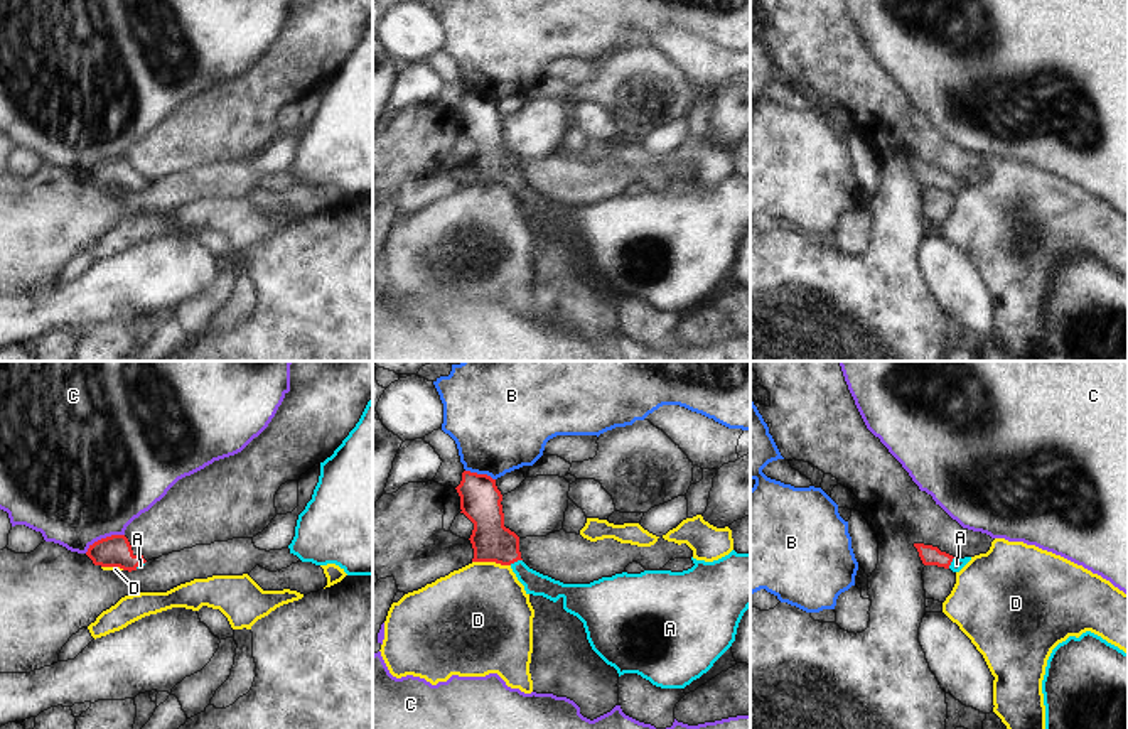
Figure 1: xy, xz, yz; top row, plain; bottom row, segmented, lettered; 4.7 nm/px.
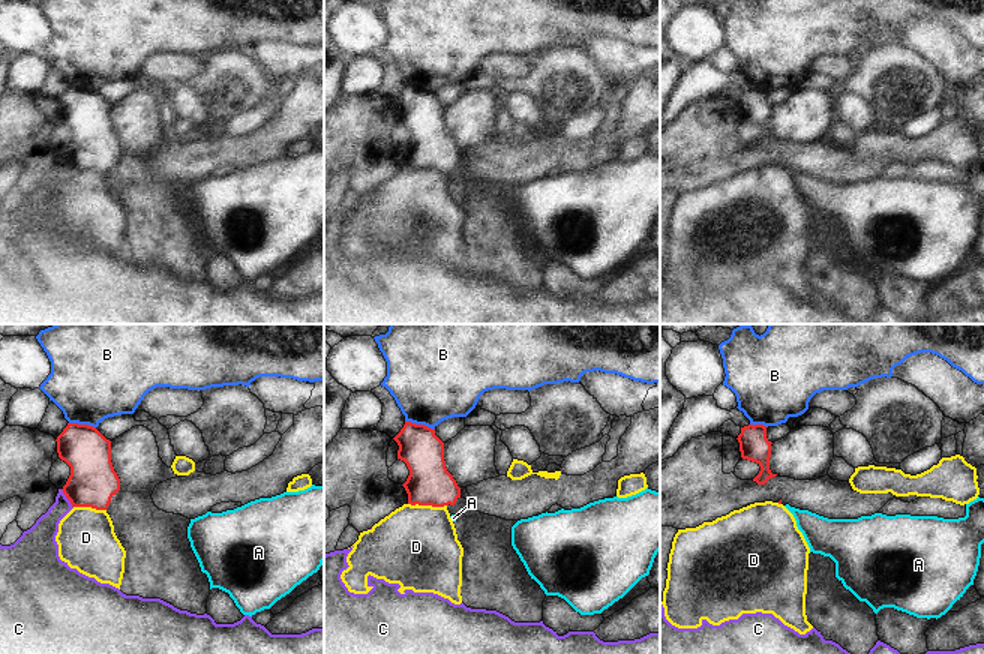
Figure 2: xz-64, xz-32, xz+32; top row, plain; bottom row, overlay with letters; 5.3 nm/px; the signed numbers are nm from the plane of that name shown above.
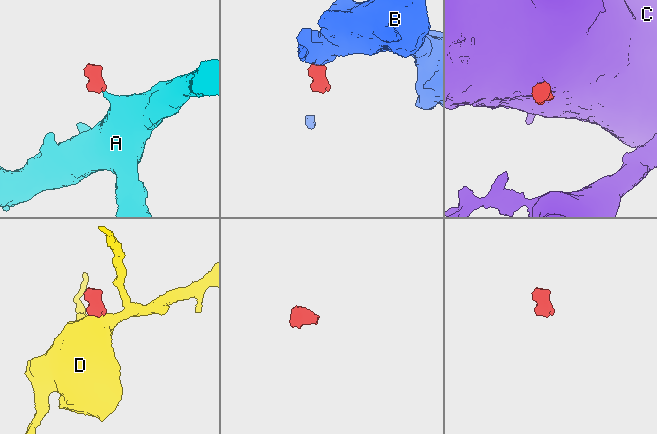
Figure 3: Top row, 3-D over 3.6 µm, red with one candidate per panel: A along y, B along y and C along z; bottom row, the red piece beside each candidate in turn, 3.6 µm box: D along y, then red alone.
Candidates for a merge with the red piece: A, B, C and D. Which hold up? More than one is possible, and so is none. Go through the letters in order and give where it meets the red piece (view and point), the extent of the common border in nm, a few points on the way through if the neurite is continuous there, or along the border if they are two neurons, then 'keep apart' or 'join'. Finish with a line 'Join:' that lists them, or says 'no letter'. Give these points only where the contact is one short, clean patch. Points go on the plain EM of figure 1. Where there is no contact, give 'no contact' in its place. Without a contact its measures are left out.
A: contact xz (515, 183); length 70 nm; way xz (491, 162), (515, 183), (535, 205); join
B: contact xz (481, 97); length 150 nm; border xz (466, 91), (486, 95), (494, 102); keep apart
C: contact xy (103, 161); length 220 nm; border xy (123, 156), (102, 159), (85, 174); keep apart
D: contact xz (491, 183); length 190 nm; border xz (472, 183), (494, 183), (510, 188); keep apart
Join: A

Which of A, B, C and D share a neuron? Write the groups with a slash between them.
A / B / C / D

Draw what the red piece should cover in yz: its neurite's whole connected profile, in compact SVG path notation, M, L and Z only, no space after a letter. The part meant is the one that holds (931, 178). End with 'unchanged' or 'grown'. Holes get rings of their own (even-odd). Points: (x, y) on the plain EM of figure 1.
M914 165L914 169L917 170L924 187L937 187L951 191L953 194L959 194L971 182L971 179L954 181L953 177L941 174L932 167Z | grown

